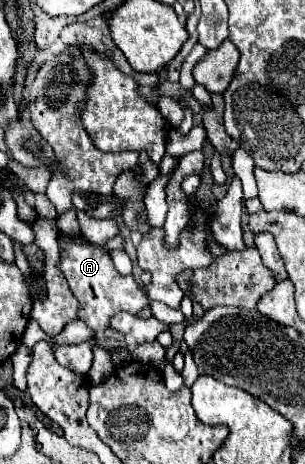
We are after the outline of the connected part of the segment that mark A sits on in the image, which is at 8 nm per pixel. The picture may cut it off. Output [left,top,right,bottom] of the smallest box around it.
[58,237,148,333]

